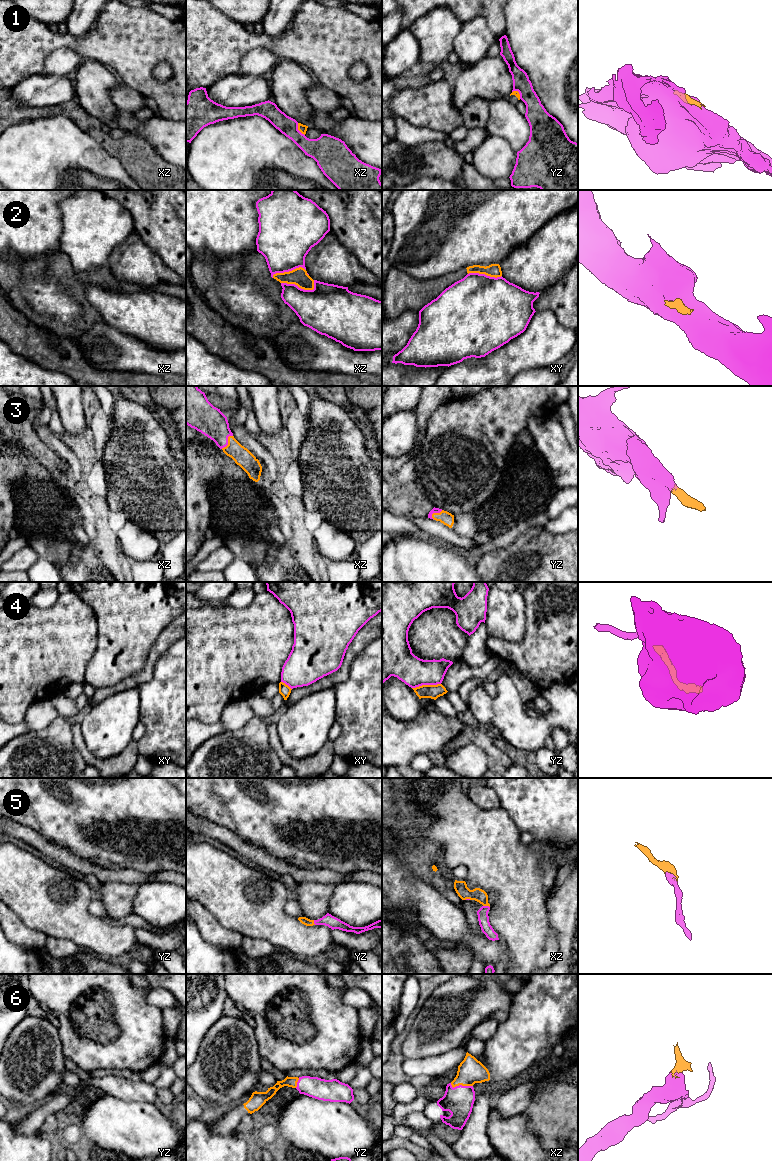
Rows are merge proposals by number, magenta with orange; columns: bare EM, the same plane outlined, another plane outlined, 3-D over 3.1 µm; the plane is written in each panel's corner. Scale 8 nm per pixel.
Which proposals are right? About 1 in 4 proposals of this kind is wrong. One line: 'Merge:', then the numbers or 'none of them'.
Merge: 3, 5, 6

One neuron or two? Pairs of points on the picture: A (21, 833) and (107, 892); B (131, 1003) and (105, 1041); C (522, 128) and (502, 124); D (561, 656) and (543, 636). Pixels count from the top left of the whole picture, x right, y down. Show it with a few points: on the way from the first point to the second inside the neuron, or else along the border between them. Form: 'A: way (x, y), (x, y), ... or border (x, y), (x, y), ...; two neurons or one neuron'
A: border (100, 882), (124, 883); two neurons
B: way (122, 1012), (105, 1029), (105, 1032); one neuron
C: way (517, 128), (507, 124); one neuron
D: way (556, 651), (548, 641); one neuron

